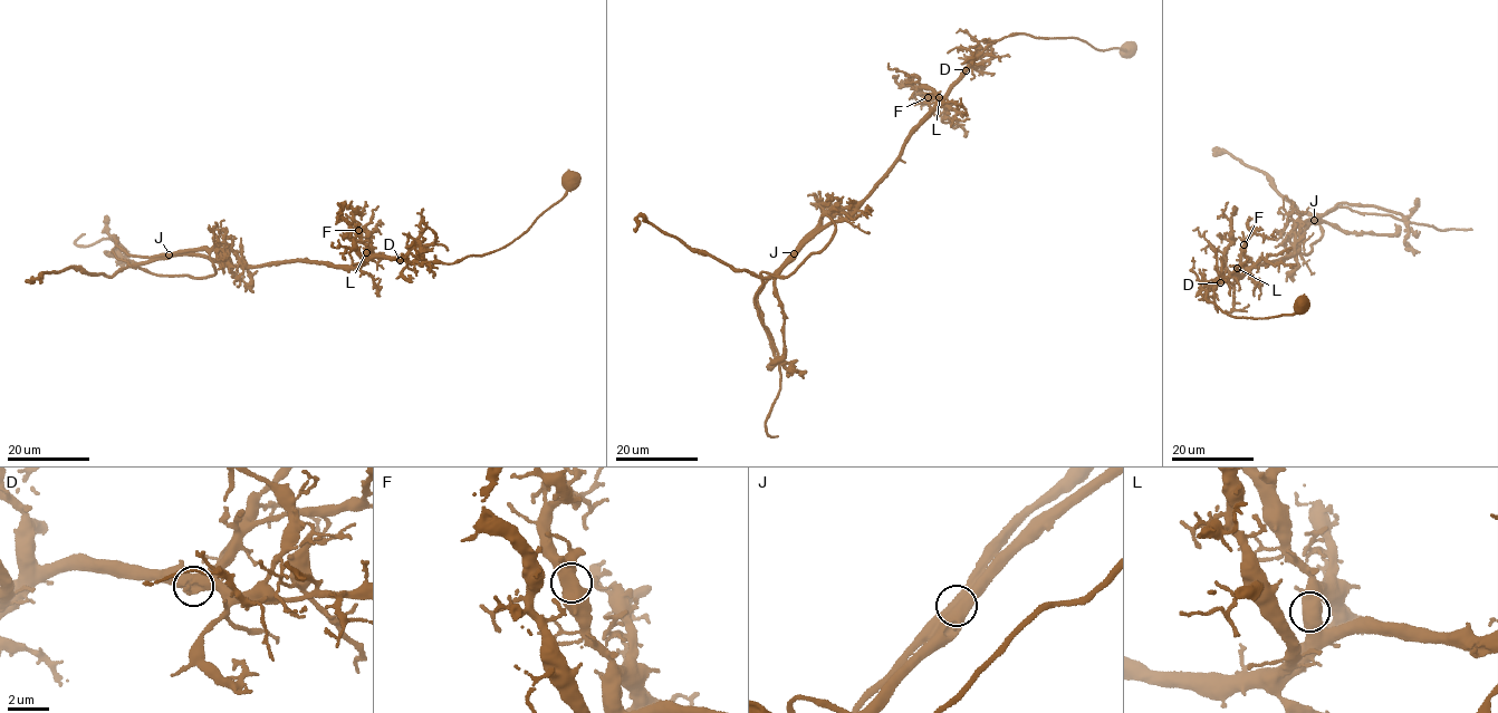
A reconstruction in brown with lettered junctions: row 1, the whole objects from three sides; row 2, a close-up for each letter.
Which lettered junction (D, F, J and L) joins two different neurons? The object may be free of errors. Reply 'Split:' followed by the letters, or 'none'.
Split: J

